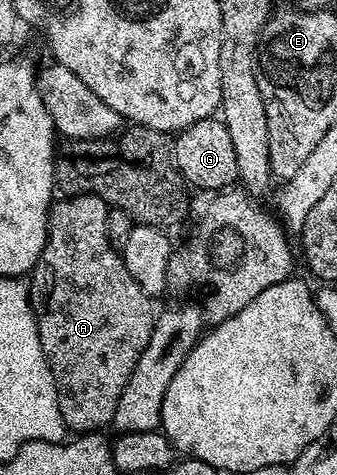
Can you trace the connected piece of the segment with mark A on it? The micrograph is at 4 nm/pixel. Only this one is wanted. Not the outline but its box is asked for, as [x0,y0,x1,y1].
[29,194,155,432]

